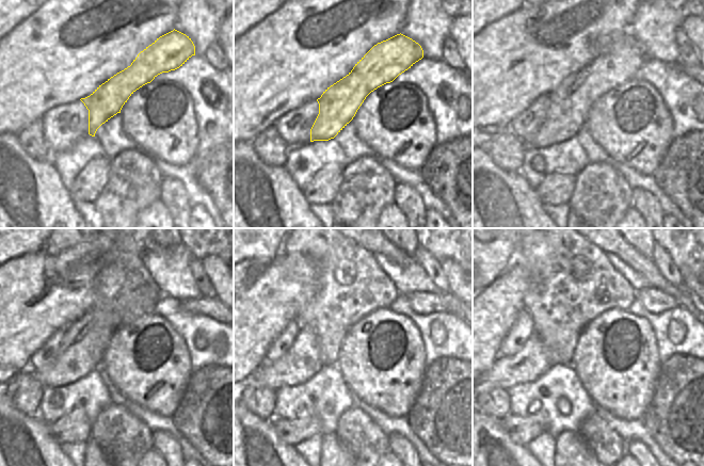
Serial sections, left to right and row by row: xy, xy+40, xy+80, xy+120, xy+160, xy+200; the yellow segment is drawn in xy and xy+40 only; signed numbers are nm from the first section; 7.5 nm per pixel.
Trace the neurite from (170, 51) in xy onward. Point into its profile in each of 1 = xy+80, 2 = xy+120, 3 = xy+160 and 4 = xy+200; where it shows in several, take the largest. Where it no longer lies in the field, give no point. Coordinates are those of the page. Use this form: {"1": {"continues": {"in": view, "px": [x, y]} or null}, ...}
{"1": {"continues": {"in": "xy+80", "px": [570, 102]}}, "2": {"continues": {"in": "xy+120", "px": [85, 340]}}, "3": {"continues": {"in": "xy+160", "px": [301, 362]}}, "4": {"continues": {"in": "xy+200", "px": [528, 365]}}}

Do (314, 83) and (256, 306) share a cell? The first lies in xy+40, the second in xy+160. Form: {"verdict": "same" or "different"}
{"verdict": "same"}

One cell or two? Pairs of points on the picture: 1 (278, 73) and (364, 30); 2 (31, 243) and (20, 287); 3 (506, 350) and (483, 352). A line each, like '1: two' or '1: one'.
1: one
2: two
3: two

